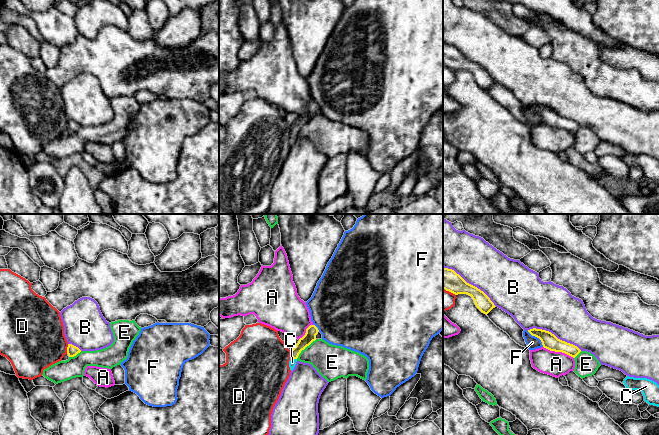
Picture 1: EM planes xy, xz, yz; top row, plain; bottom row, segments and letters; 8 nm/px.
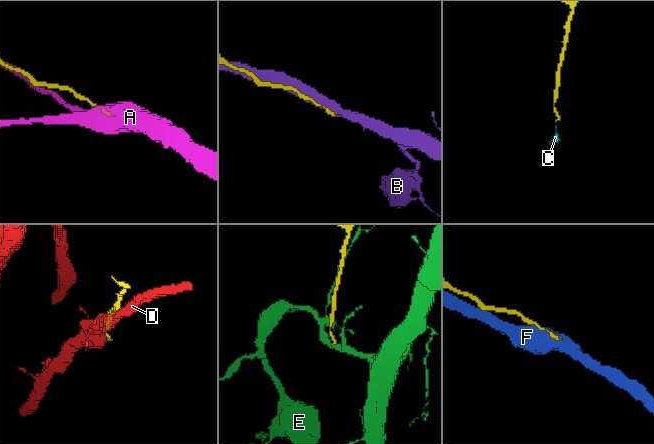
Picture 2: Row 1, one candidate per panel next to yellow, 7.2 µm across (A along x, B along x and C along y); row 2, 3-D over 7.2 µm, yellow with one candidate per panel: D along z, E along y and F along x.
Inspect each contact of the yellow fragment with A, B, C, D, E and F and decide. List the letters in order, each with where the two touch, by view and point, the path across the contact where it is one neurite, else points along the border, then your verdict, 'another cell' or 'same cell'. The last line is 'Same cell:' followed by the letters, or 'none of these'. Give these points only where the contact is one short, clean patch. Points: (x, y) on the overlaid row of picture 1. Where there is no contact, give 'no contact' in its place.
A: contact yz (558, 351); border yz (543, 346), (550, 350), (564, 352), (573, 358); another cell
B: contact yz (470, 284); another cell
C: contact xz (293, 358); way xz (310, 335), (296, 350), (293, 358), (292, 362); same cell
D: contact xy (67, 349); another cell
E: contact xz (305, 347); border xz (316, 339), (307, 345), (296, 358); another cell
F: contact yz (537, 337); border yz (527, 331), (536, 336), (543, 346); another cell
Same cell: C

